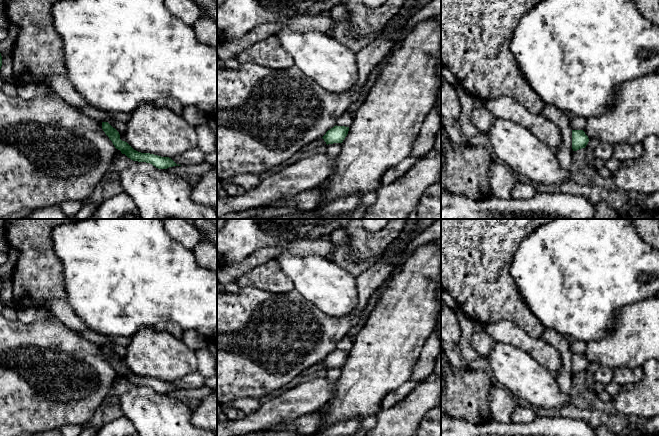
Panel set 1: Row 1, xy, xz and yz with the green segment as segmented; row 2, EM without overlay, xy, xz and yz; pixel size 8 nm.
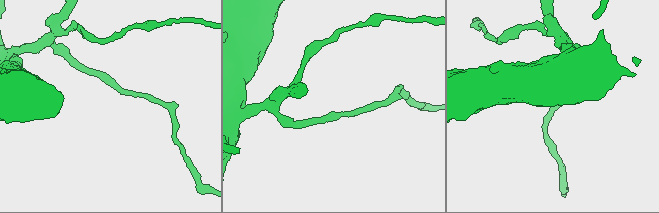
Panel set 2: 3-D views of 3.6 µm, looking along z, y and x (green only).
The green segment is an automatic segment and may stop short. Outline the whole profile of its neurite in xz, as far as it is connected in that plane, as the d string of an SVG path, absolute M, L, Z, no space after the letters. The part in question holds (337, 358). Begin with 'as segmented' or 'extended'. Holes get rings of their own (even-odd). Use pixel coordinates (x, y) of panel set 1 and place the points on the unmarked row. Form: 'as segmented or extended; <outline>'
as segmented; M336 349L330 354L328 354L322 362L324 363L327 369L333 367L342 367L348 358L348 355L349 351Z

